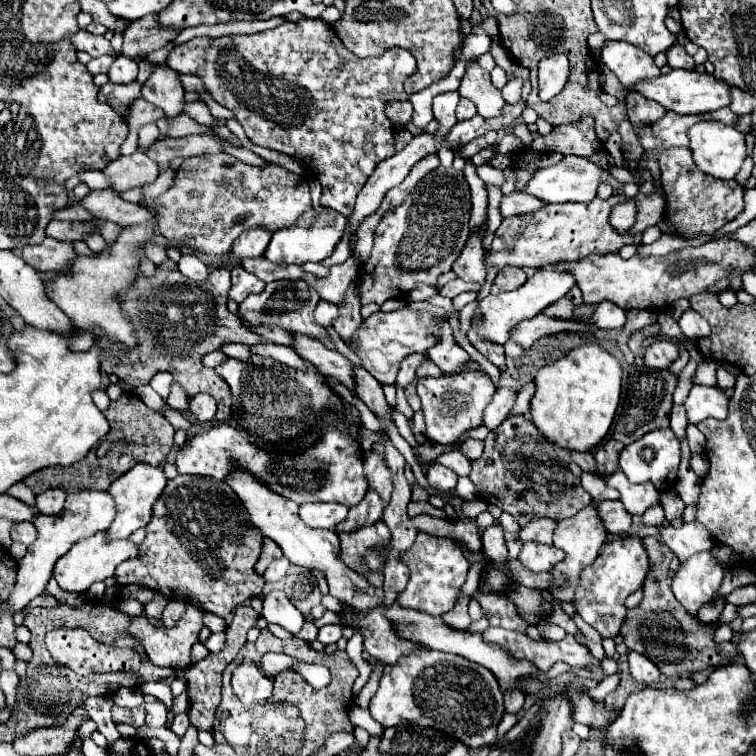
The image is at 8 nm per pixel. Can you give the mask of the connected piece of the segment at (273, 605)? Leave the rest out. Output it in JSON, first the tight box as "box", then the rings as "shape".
{"box":[262,591,304,635],"shape":[[[268,591],[264,595],[262,617],[268,623],[276,623],[276,625],[284,627],[292,635],[296,635],[302,629],[302,623],[304,623],[302,613],[298,613],[298,609],[288,601],[284,591]]]}

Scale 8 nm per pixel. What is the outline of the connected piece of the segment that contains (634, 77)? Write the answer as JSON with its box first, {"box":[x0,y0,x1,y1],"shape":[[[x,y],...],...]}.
{"box":[600,43,660,89],"shape":[[[606,43],[600,55],[602,63],[618,77],[624,89],[634,89],[638,83],[660,75],[652,57],[646,57],[642,49],[626,43]]]}

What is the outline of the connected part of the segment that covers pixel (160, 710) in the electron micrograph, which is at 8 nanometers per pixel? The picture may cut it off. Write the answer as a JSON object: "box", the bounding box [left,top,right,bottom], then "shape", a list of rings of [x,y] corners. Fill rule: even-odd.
{"box":[144,701,168,727],"shape":[[[160,701],[146,703],[144,709],[146,709],[146,725],[152,725],[152,727],[162,727],[162,725],[166,725],[168,709],[166,709],[164,703],[160,703]]]}

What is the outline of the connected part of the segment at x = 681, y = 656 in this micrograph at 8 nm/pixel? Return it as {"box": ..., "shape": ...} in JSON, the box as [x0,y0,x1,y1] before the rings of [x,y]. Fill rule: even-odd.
{"box":[620,537,734,679],"shape":[[[646,537],[644,545],[650,557],[650,571],[644,581],[644,597],[640,605],[634,609],[628,609],[622,621],[620,635],[624,639],[624,645],[630,651],[638,651],[646,655],[650,661],[658,665],[658,669],[666,677],[672,677],[672,679],[732,663],[734,657],[724,657],[716,651],[714,631],[708,625],[700,625],[698,619],[690,617],[682,609],[682,605],[674,599],[670,581],[680,567],[678,557],[668,549],[668,545],[664,545],[656,537]]]}

